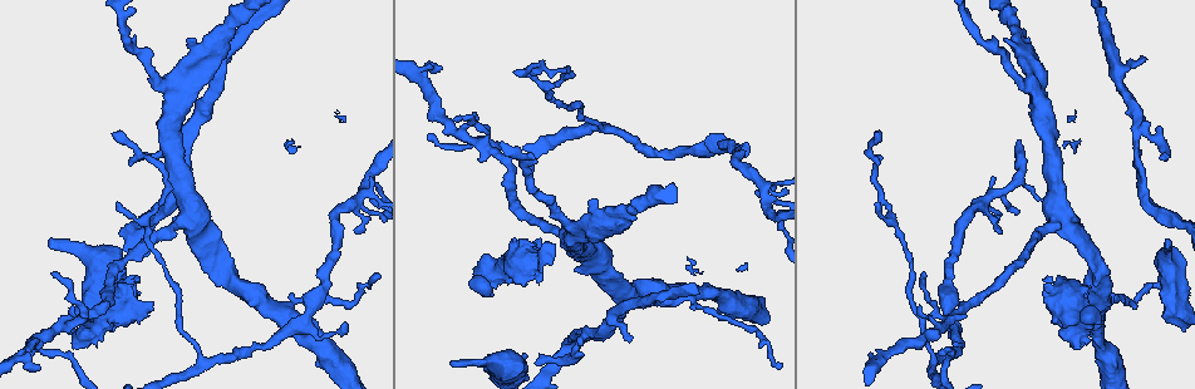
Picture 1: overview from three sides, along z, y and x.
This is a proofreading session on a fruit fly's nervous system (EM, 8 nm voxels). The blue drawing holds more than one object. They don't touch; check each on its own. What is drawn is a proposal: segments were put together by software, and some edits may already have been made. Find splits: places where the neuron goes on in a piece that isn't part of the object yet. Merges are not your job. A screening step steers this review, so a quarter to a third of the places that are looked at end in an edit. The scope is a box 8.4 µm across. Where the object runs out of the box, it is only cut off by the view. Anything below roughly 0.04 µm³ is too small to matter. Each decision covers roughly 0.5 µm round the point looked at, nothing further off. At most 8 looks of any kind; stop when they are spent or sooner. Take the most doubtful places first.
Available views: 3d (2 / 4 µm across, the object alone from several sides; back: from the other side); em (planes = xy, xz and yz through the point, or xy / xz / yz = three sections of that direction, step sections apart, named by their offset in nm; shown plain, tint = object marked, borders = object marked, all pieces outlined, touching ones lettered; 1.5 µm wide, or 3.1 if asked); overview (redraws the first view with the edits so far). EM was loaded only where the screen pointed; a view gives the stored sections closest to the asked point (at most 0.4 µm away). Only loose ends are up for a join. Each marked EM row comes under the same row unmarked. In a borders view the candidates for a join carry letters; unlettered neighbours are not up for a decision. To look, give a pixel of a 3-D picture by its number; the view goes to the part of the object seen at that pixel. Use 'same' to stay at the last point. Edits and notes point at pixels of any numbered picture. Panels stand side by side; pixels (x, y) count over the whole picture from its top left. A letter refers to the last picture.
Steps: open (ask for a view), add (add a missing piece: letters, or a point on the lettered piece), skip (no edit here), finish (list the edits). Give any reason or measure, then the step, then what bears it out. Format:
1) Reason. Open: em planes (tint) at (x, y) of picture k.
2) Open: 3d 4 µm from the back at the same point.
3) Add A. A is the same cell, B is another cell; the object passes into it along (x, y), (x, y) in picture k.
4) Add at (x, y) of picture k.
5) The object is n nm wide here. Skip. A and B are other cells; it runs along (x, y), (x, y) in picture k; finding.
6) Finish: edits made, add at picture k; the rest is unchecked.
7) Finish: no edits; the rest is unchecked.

Free end. Open: em xy step 4 (borders) at (50, 247) of picture 1.

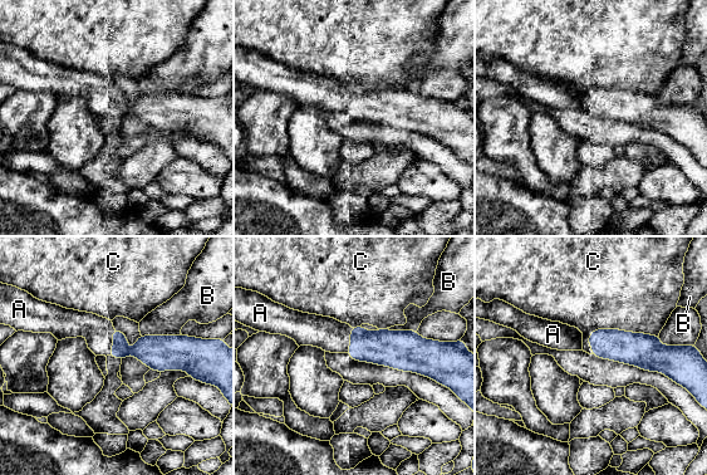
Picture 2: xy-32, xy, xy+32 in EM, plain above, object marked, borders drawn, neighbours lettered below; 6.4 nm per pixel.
Open: em planes (borders) at the same point.

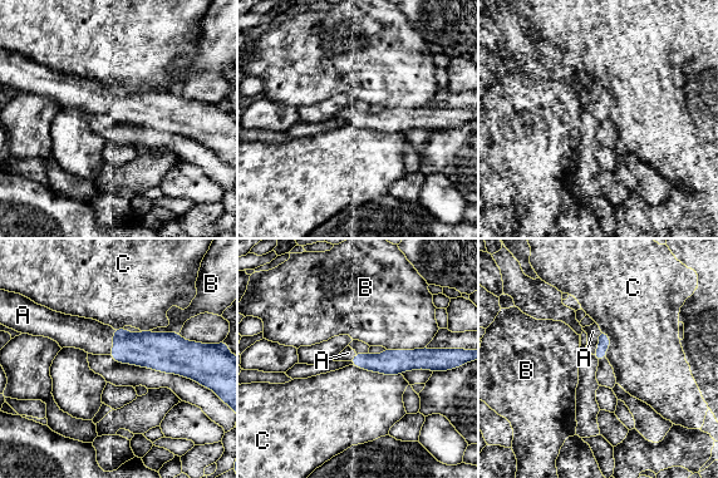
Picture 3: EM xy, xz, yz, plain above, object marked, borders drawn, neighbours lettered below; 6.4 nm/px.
Add A. A is the same cell, B and C are other cells; the neuron continues.

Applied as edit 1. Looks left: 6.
Open: overview.

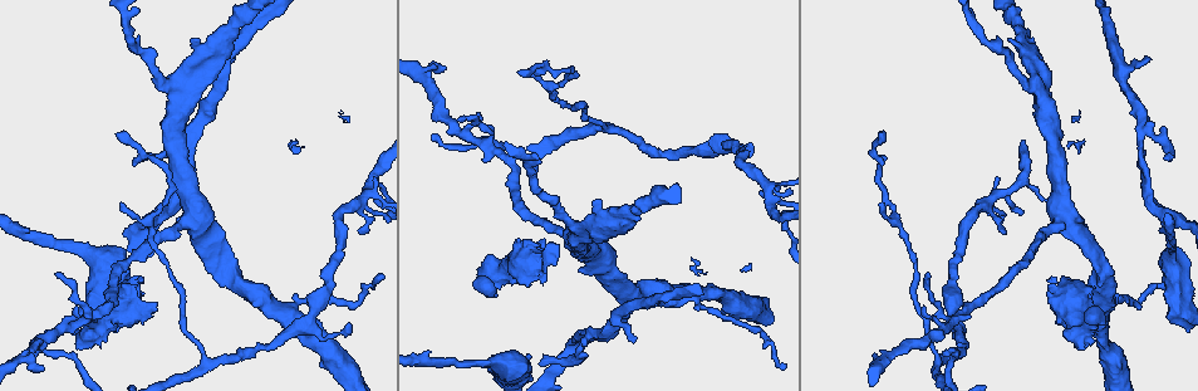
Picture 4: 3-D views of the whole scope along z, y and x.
An open end. Open: 3d 2 µm at (234, 62) of picture 4.

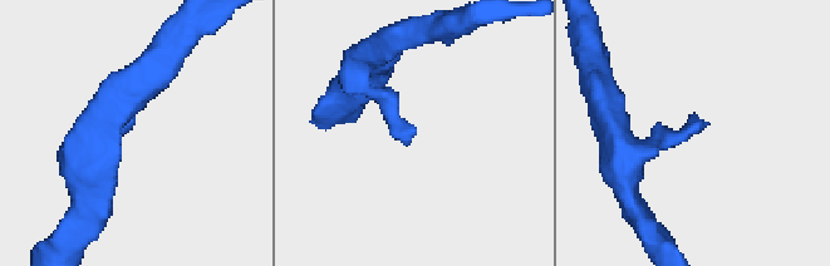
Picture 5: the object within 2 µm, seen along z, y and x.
Open: em yz step 8 (borders) at (702, 123) of picture 5.

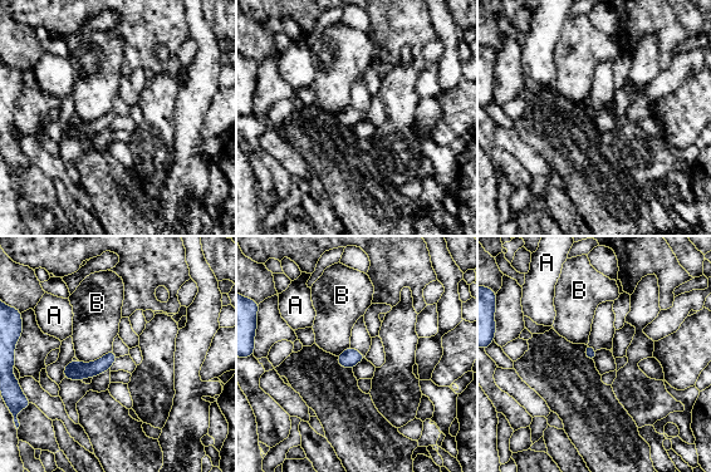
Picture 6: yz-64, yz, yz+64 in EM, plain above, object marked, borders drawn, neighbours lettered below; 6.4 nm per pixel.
The longest contact is with B, 220 nm. Skip. A and B are other cells; a border runs along (112, 350), (92, 362), (79, 362) in picture 6; no lettered piece goes on from it.

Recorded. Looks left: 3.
Thin end. Open: em xz step 4 (tint) at (43, 369) of picture 4.

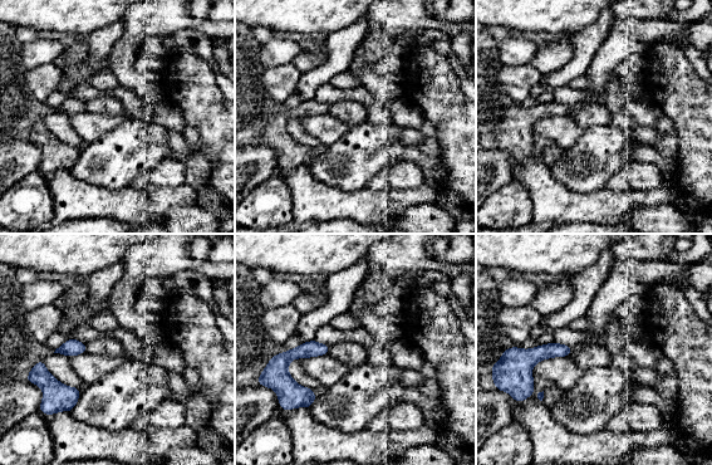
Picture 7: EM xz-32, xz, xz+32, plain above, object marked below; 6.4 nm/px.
Open: em yz step 4 (borders) at the same point.

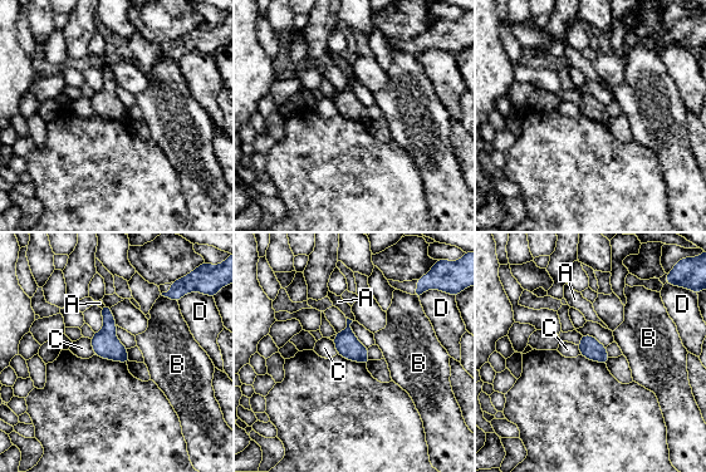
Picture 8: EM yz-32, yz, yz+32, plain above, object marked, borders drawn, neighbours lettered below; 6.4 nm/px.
Skip. A, B, C and D are other cells; a border runs along (89, 339), (96, 354) in picture 8; no lettered piece goes on from it.

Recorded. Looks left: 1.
Finish: edits made, add at picture 3; the rest is unchecked.

